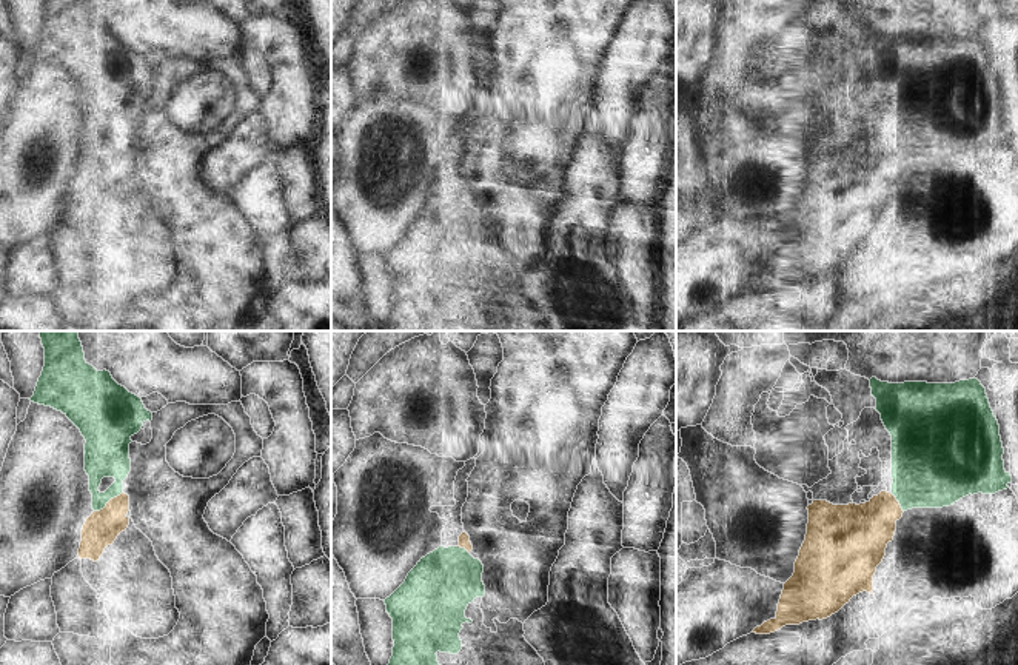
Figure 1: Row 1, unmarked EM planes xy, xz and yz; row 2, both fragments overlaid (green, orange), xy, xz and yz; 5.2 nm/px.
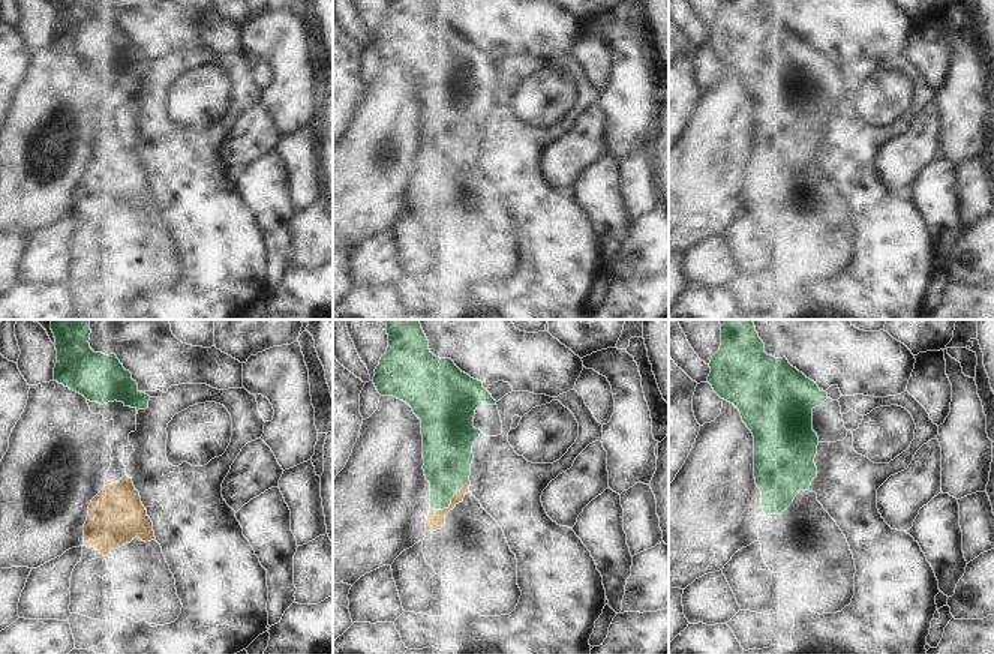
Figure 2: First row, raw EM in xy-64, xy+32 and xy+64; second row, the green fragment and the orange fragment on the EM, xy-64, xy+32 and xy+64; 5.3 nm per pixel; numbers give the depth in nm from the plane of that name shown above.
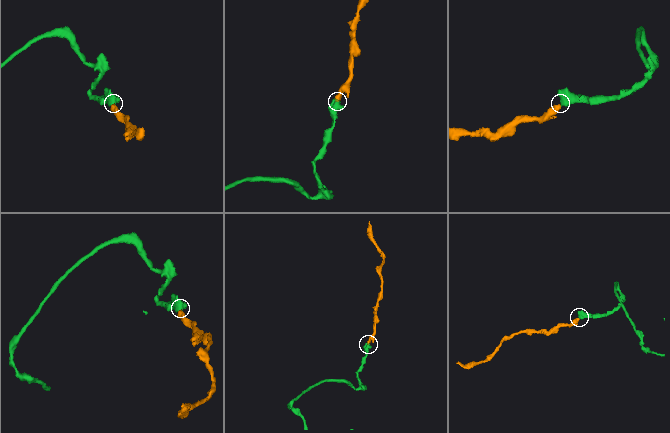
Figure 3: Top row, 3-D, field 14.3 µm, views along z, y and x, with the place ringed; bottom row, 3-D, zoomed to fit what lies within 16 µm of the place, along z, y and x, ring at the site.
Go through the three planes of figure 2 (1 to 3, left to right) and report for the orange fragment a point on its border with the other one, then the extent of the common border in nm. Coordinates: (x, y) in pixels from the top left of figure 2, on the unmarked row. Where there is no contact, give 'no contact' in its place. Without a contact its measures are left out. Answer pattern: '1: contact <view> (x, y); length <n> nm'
1: no contact
2: contact xy+32 (450, 167); length 260 nm
3: no contact

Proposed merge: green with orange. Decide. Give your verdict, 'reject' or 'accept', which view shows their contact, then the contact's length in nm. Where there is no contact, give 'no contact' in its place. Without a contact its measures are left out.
accept | xy | 200 nm

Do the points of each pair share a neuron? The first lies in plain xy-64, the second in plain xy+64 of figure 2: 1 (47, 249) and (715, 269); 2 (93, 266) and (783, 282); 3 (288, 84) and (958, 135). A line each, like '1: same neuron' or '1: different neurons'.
1: same neuron
2: different neurons
3: same neuron

